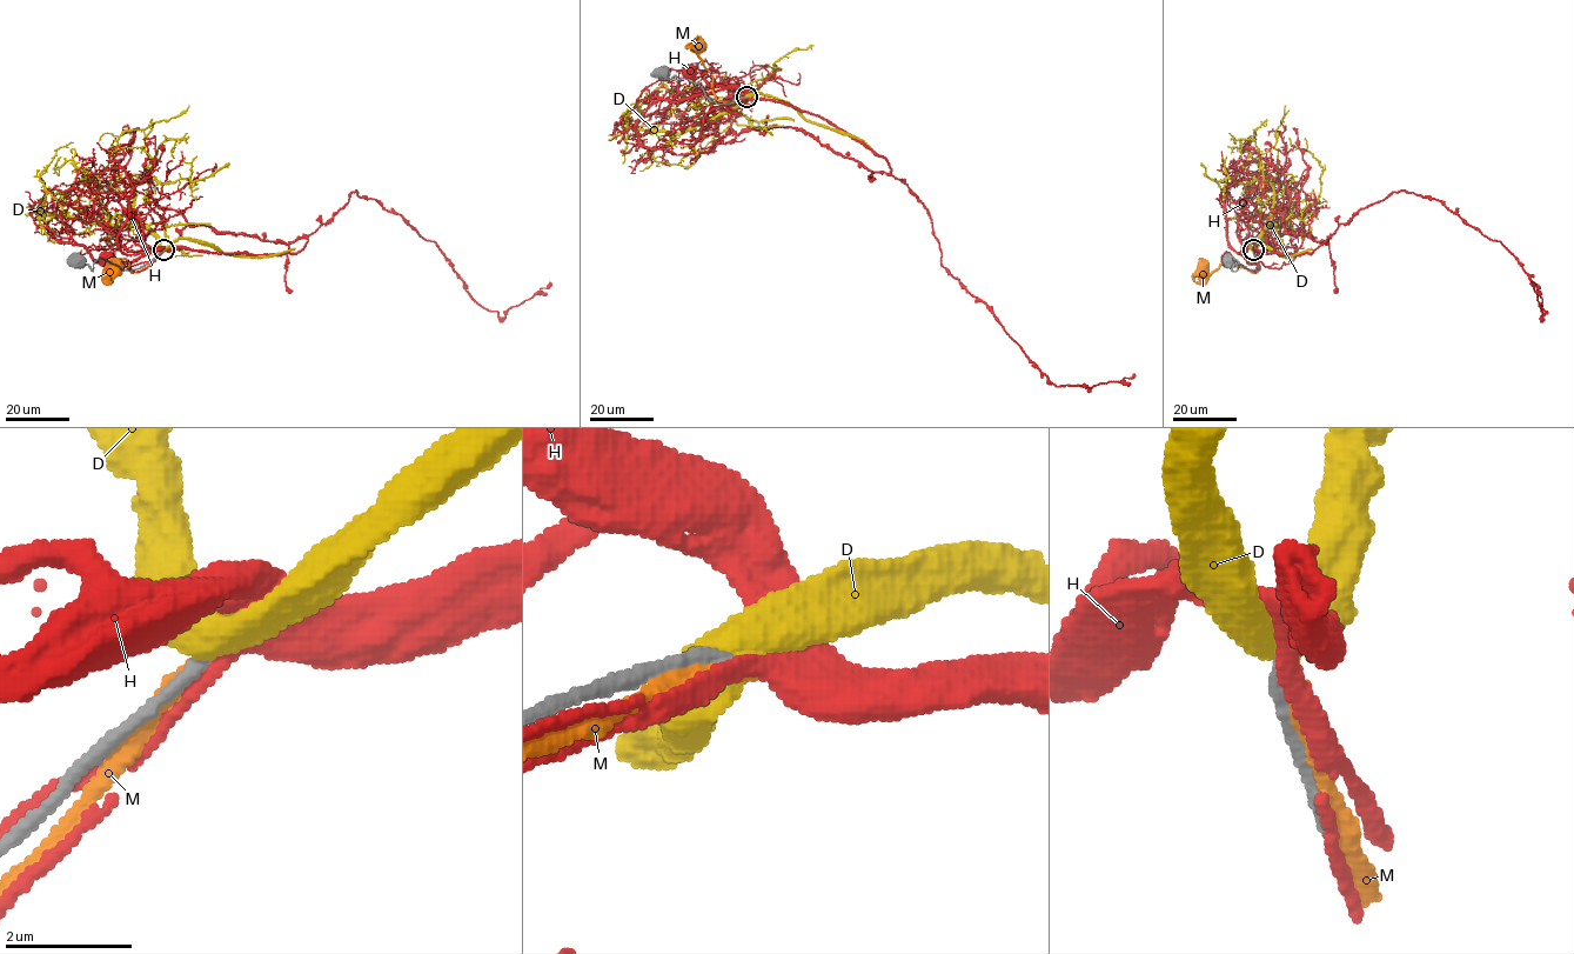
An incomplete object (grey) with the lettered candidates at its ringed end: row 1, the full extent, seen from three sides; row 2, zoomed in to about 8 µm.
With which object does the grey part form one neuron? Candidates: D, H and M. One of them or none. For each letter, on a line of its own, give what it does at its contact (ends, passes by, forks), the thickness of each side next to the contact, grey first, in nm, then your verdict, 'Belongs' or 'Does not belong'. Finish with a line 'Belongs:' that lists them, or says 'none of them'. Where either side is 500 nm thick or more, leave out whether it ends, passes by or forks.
D: Thickness 220 nm (grey) against 550 nm. Does not belong
H: It passes by. Thickness 240 nm (grey) against 320 nm. Does not belong
M: It passes by. Thickness 200 nm (grey) against 260 nm. Does not belong
Belongs: none of them

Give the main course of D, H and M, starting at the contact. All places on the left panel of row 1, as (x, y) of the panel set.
D: (161, 251), (159, 240), (142, 227), (81, 222), (67, 215), (62, 204), (69, 187), (94, 174), (108, 220)
H: (161, 252), (148, 267), (136, 272), (125, 259), (114, 258), (107, 265), (106, 260)
M: (159, 253), (139, 272), (132, 272), (126, 260), (114, 273), (114, 267)

